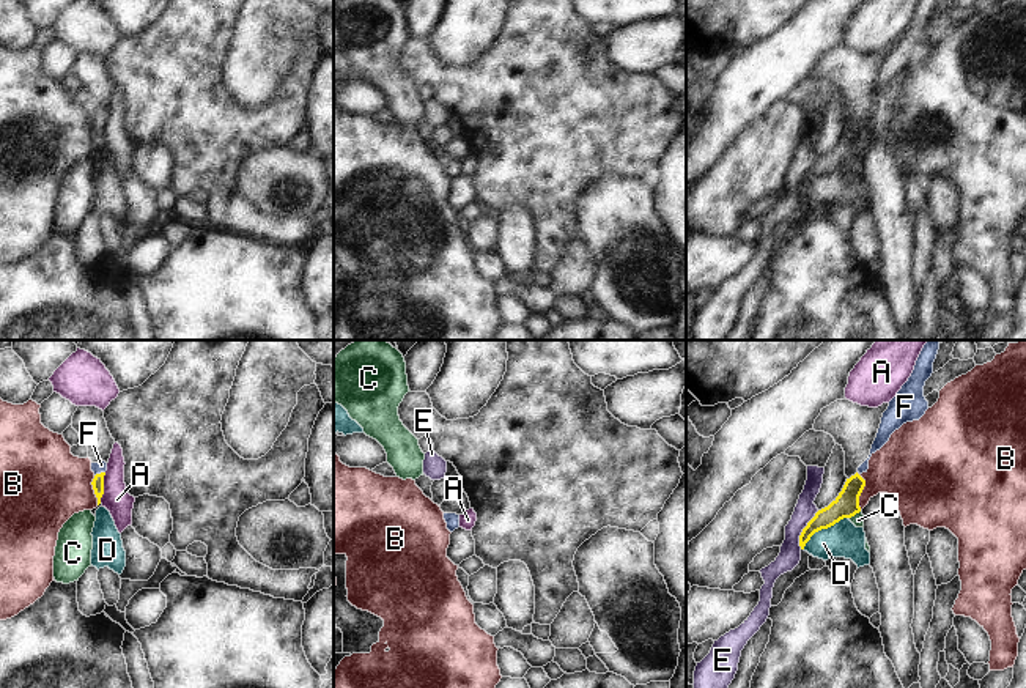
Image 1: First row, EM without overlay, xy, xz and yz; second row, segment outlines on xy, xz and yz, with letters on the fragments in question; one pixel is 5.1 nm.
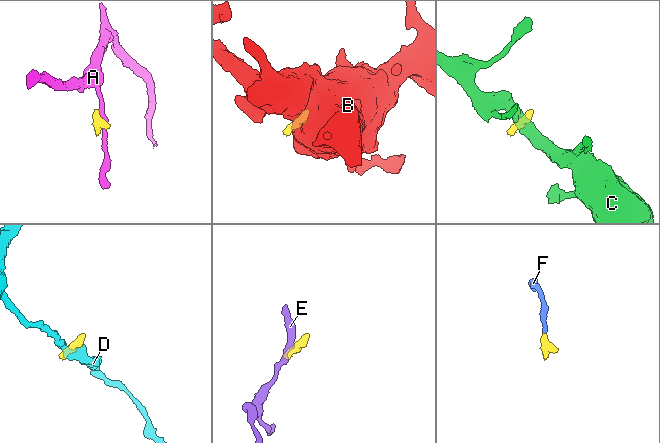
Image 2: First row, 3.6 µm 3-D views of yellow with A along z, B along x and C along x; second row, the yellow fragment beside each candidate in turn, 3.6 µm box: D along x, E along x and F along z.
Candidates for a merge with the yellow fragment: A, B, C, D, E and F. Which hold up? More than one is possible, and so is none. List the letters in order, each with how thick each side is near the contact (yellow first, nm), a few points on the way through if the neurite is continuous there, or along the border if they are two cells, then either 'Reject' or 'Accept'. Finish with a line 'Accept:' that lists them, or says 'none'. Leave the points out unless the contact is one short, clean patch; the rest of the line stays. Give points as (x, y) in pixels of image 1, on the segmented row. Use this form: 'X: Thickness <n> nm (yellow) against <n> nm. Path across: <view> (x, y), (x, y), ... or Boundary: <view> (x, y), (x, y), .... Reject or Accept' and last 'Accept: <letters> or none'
A: Thickness 60 nm (yellow) against 140 nm. Boundary: xy (106, 473), (99, 503). Reject
B: Thickness 130 nm (yellow) against 300 nm. Boundary: yz (856, 473), (864, 480), (859, 496), (861, 509). Reject
C: Thickness 130 nm (yellow) against 60 nm. Boundary: yz (859, 510), (848, 518). Reject
D: Thickness 130 nm (yellow) against 180 nm. Boundary: yz (847, 517), (819, 529), (803, 548). Reject
E: Thickness 130 nm (yellow) against 110 nm. Boundary: yz (819, 510), (803, 529), (800, 548). Reject
F: Thickness 60 nm (yellow) against 60 nm. Path across: xy (98, 482), (101, 473), (101, 466). Accept
Accept: F

